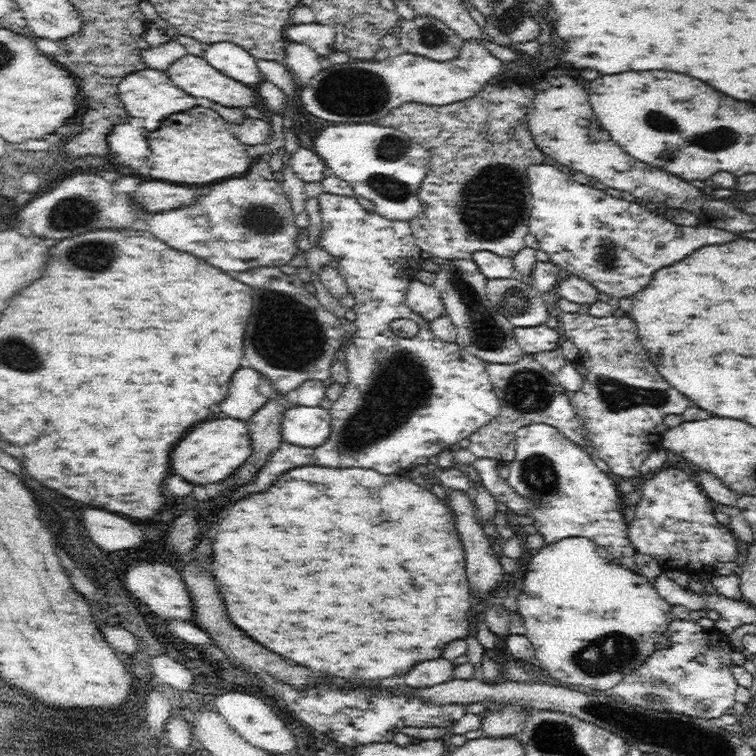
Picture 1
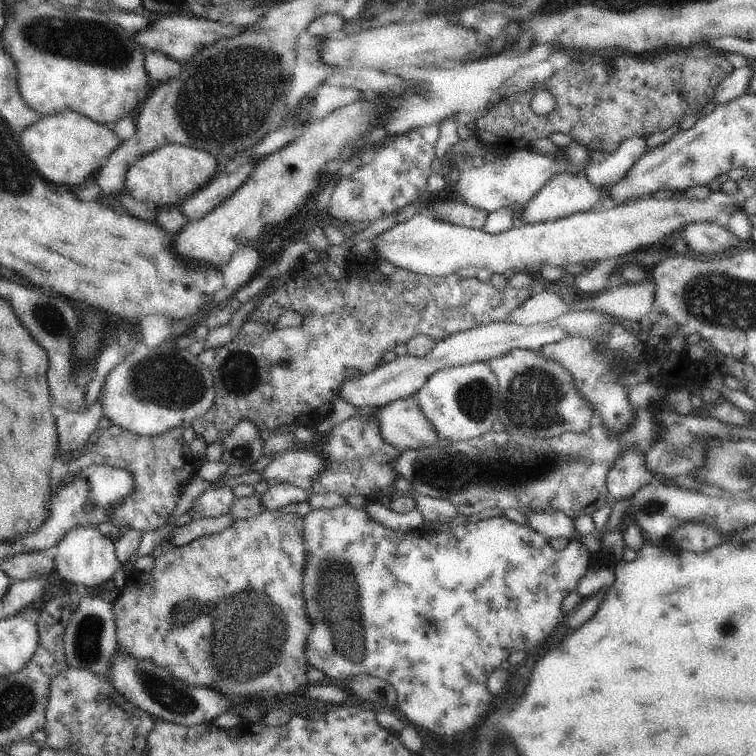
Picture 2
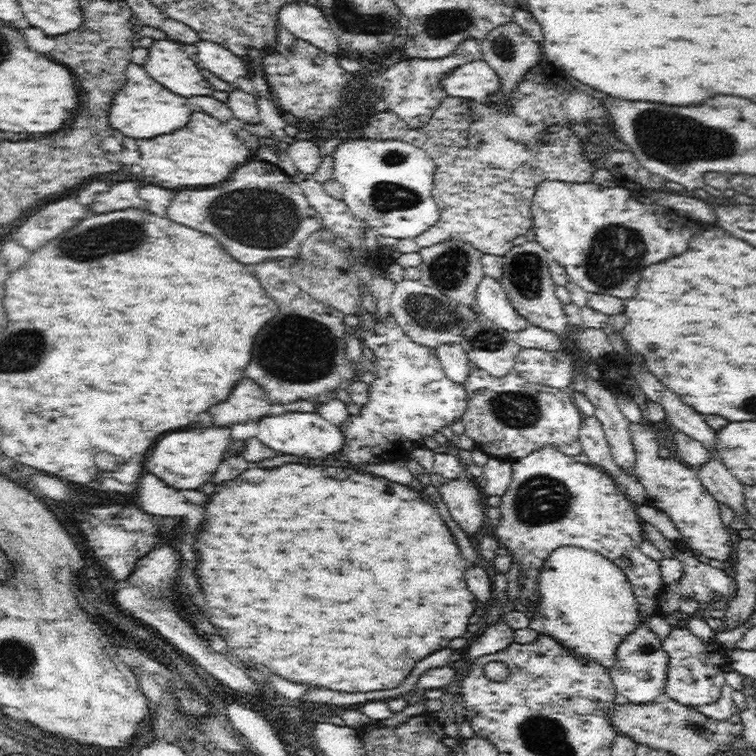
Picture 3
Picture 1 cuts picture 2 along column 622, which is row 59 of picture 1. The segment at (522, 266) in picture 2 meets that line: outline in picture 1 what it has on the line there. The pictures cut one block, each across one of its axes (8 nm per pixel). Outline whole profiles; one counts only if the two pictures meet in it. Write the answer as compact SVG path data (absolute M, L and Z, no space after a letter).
M232 42L209 44L202 56L220 73L244 85L258 84L263 80L257 58Z

